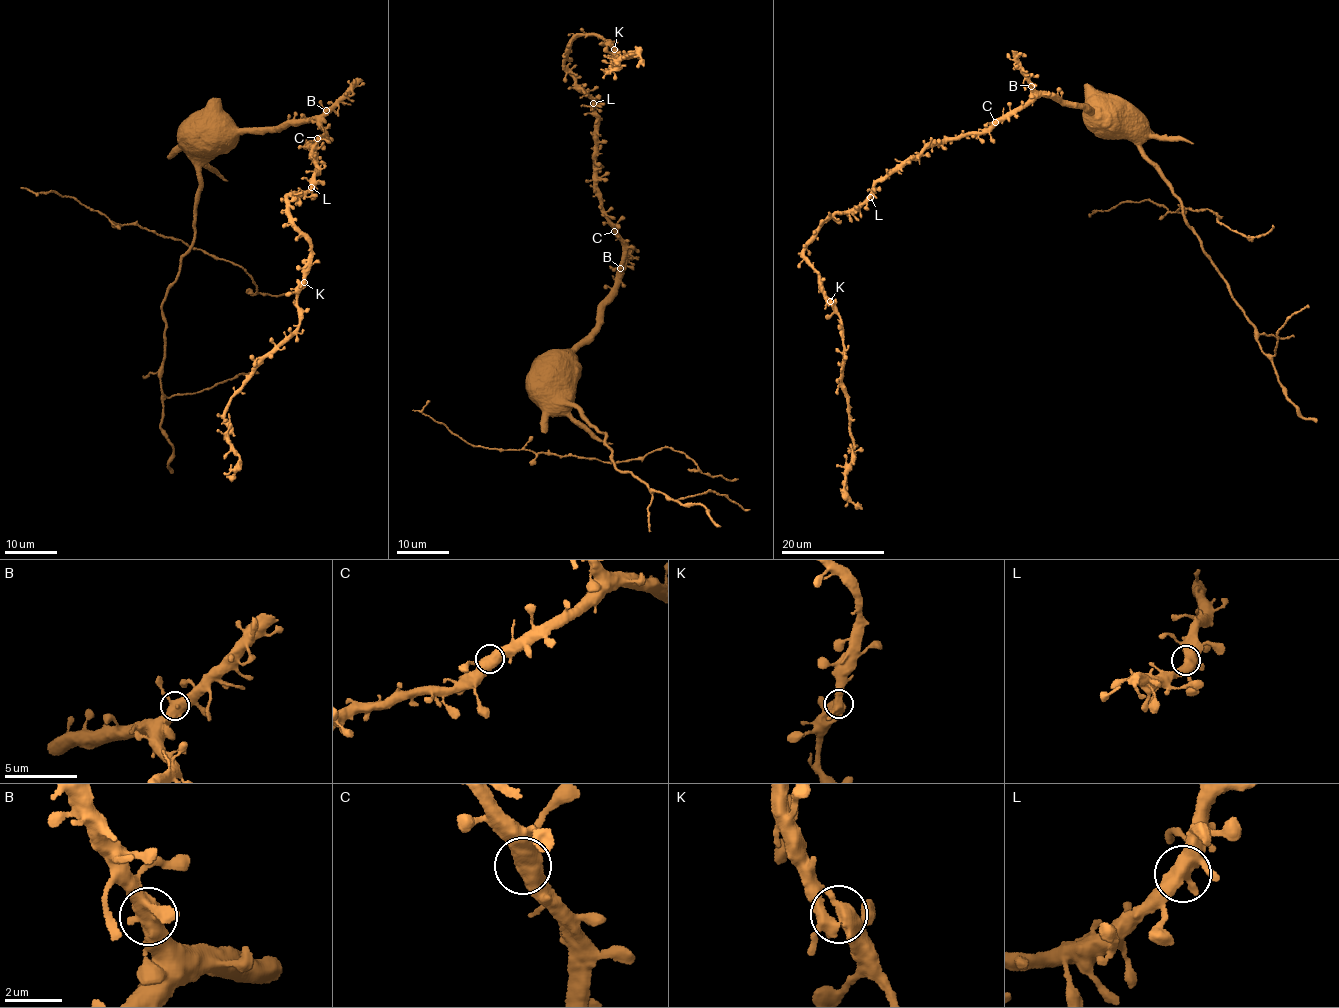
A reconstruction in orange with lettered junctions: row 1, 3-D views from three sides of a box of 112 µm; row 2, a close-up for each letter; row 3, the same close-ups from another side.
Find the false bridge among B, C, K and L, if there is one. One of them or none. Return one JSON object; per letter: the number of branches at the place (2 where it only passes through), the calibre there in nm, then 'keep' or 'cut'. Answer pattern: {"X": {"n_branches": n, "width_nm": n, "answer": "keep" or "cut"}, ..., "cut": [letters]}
{"B": {"n_branches": 3, "width_nm": 480, "answer": "keep"}, "C": {"n_branches": 3, "width_nm": 480, "answer": "keep"}, "K": {"n_branches": 3, "width_nm": 500, "answer": "keep"}, "L": {"n_branches": 3, "width_nm": 480, "answer": "keep"}, "cut": []}

